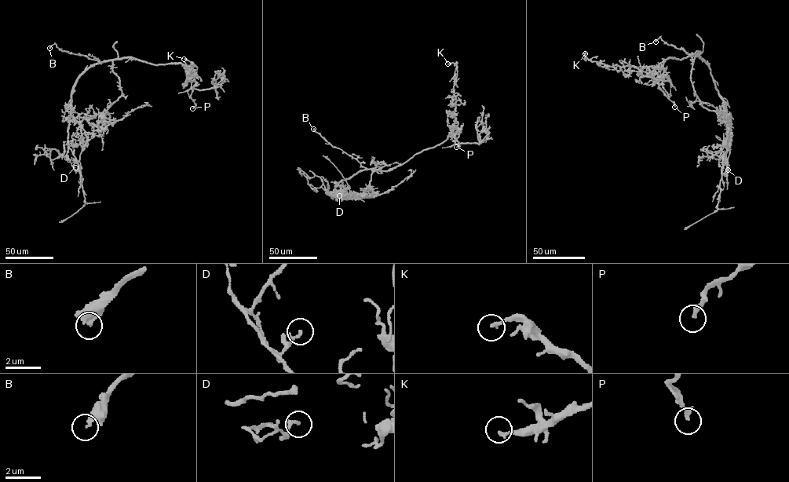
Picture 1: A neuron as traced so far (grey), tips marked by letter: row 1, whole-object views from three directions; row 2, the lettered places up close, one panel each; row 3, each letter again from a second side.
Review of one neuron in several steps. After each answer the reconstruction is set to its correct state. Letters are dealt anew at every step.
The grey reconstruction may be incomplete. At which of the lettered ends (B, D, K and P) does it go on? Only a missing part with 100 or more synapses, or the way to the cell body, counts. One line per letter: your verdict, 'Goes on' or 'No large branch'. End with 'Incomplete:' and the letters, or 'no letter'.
B: Goes on
D: No large branch
K: No large branch
P: No large branch
Incomplete: B

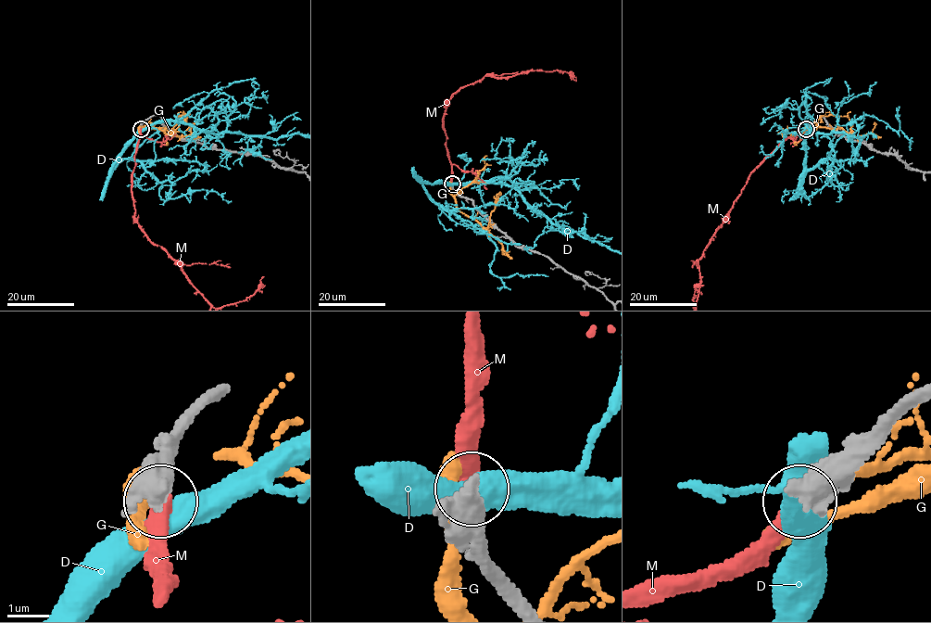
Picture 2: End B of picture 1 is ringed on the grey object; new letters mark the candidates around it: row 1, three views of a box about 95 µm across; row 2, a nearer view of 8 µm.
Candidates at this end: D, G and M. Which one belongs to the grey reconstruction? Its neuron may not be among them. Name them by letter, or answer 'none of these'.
M

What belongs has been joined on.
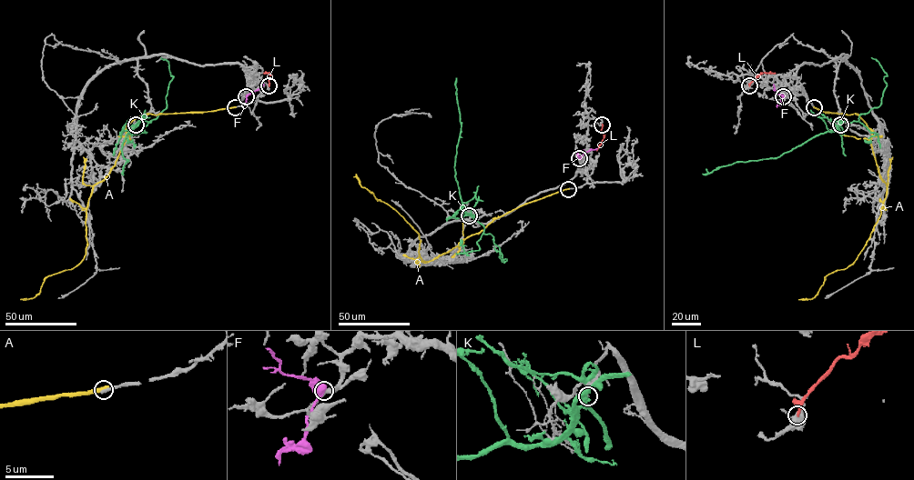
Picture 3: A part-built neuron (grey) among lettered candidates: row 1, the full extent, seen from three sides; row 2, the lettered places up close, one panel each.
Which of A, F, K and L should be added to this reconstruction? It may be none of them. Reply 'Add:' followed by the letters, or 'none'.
Add: none

